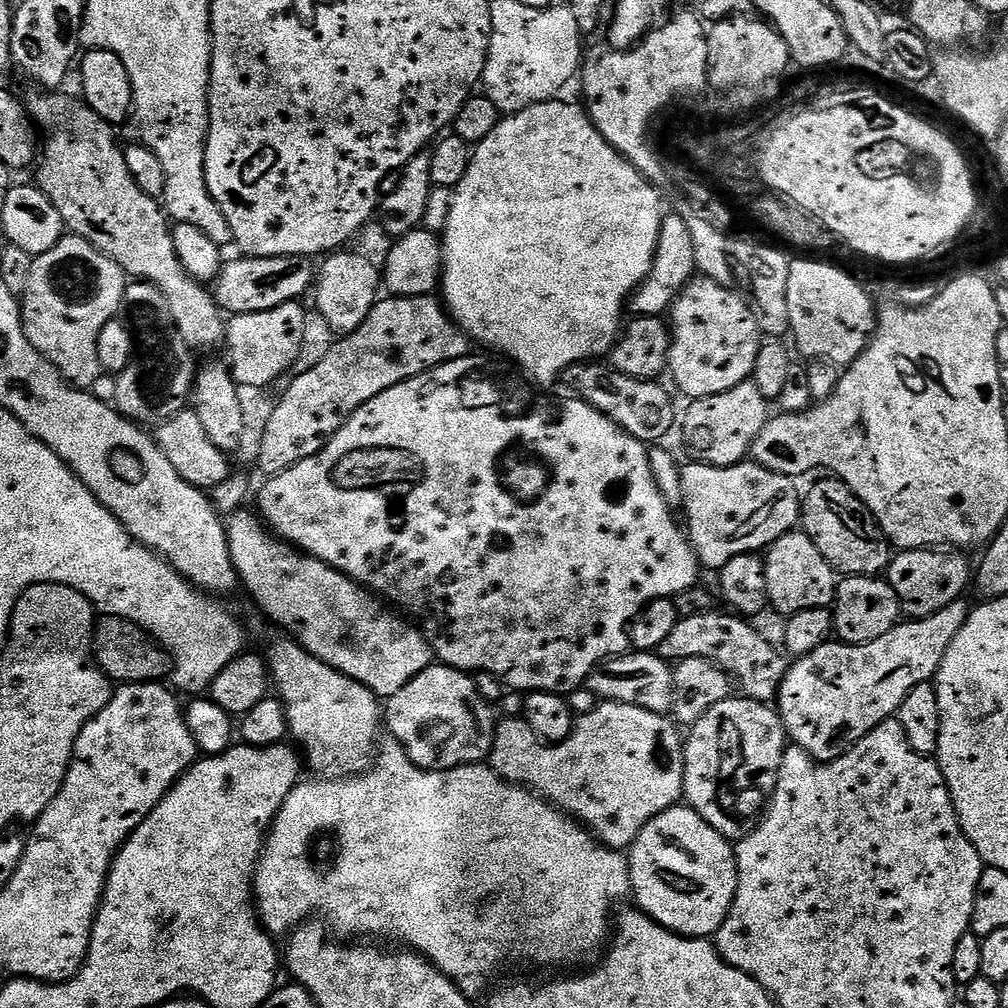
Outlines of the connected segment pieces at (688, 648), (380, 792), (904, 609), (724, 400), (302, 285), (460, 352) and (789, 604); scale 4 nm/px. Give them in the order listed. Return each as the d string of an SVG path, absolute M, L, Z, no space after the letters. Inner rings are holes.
M731 611L696 612L693 616L680 619L670 630L666 642L658 650L658 655L669 662L679 662L686 658L706 658L731 678L733 685L740 688L750 700L772 702L780 695L784 675L788 673L789 661L755 628L755 623L733 614Z
M385 740L378 759L367 772L357 772L354 776L312 778L316 780L310 781L309 784L297 784L286 798L286 802L282 802L276 821L268 830L264 849L260 851L254 877L256 910L261 924L273 937L283 937L300 924L319 918L331 931L333 928L334 931L341 932L336 934L344 938L371 938L376 942L397 940L400 943L397 945L407 946L411 951L419 952L428 963L433 964L442 974L446 974L446 978L454 981L469 998L477 998L476 996L480 995L483 997L484 987L491 982L492 975L515 952L524 952L528 948L528 956L536 964L568 964L571 960L580 960L583 956L590 955L600 943L603 945L609 939L610 921L614 916L612 907L632 891L628 856L623 851L608 848L600 843L583 824L561 812L556 805L537 796L535 792L502 779L487 763L467 764L445 772L423 772L421 765L410 755L409 749L401 746L397 740ZM323 832L333 832L336 835L336 861L328 873L316 868L315 862L312 861L312 843L315 842L316 836L322 835Z
M914 548L896 555L891 557L886 569L886 579L894 594L898 594L901 613L908 618L932 616L942 610L942 606L950 606L950 602L961 599L965 595L964 587L970 584L970 577L974 572L973 565L971 568L964 557L967 555L960 550Z
M751 378L722 394L692 400L689 405L682 412L684 448L692 455L689 457L695 463L719 468L729 468L741 463L751 453L758 434L762 434L770 419L770 402Z
M244 256L239 259L232 260L229 264L227 261L214 281L216 302L225 313L274 310L274 306L299 301L306 288L314 284L314 264L307 256L275 256L274 258Z
M435 295L431 296L392 296L377 299L370 310L366 322L358 330L341 335L340 340L313 368L305 370L301 376L292 380L292 385L280 396L280 401L272 408L268 421L264 424L264 433L260 436L260 468L265 477L271 478L287 468L293 468L311 456L319 456L332 437L343 424L370 398L378 398L390 386L398 386L404 380L414 378L439 364L462 359L469 355L468 336L448 315L448 309Z
M802 530L788 532L778 538L767 549L763 557L768 587L768 603L774 609L784 612L785 617L793 616L798 610L831 608L836 598L838 573L818 554L818 546Z

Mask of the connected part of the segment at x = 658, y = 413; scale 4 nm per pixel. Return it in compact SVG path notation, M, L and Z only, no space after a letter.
M585 362L583 364L571 364L567 370L565 370L562 374L562 381L564 380L564 384L566 387L569 388L571 395L573 397L579 398L584 400L591 408L597 408L600 413L602 413L606 418L610 418L617 424L623 432L629 432L634 439L636 440L643 440L645 442L660 442L664 435L667 434L668 431L672 428L672 423L677 423L678 420L678 408L676 412L676 408L672 405L672 396L670 393L667 392L666 389L663 388L663 383L654 381L654 380L639 380L638 378L630 378L626 374L622 374L621 372L616 371L615 368L609 366L607 363L604 362Z

